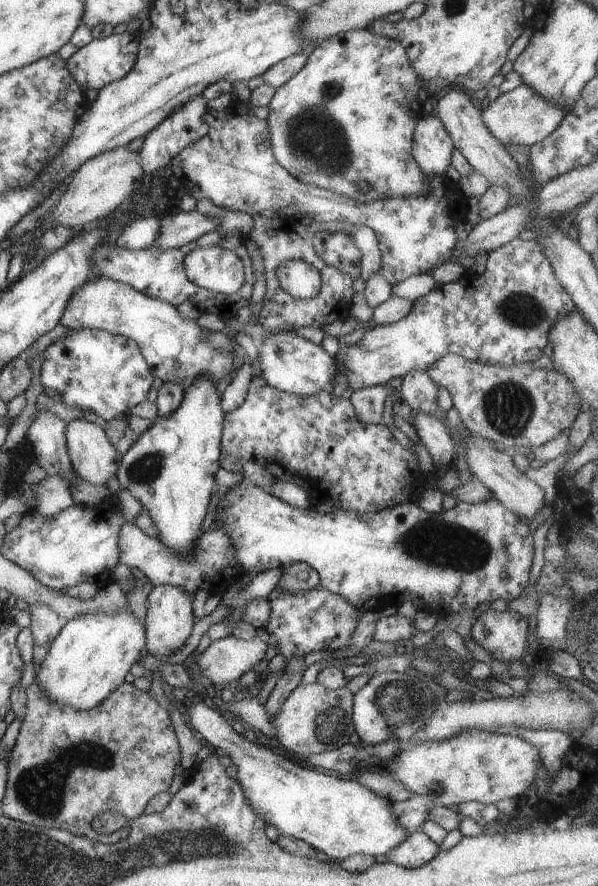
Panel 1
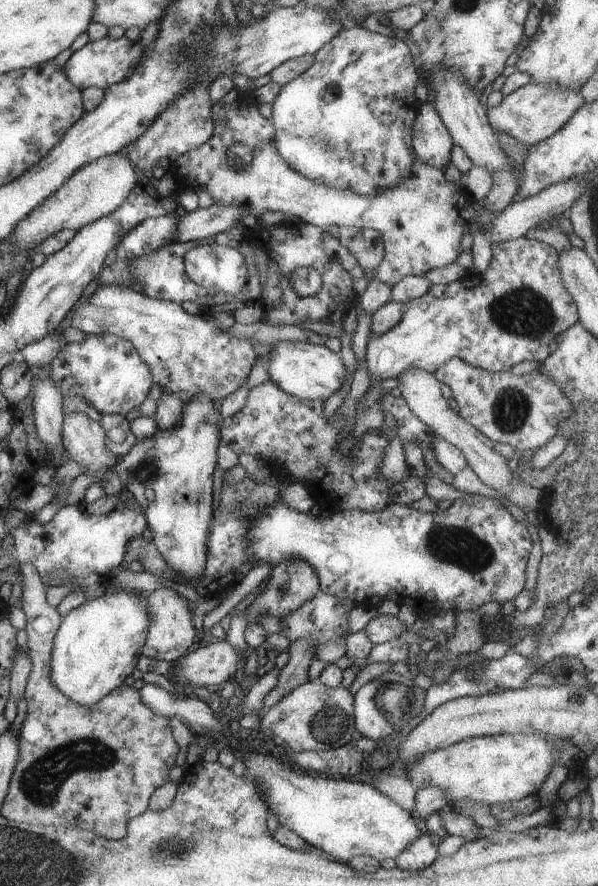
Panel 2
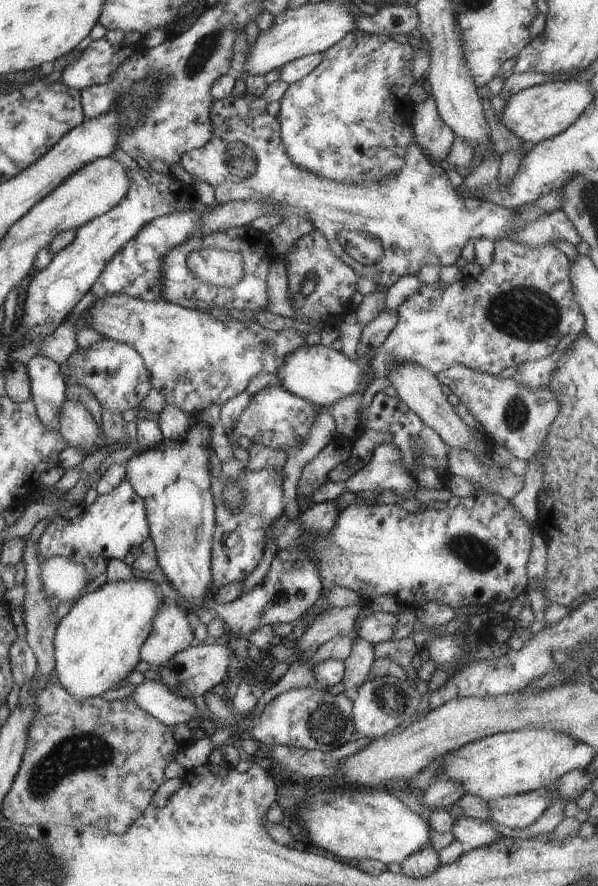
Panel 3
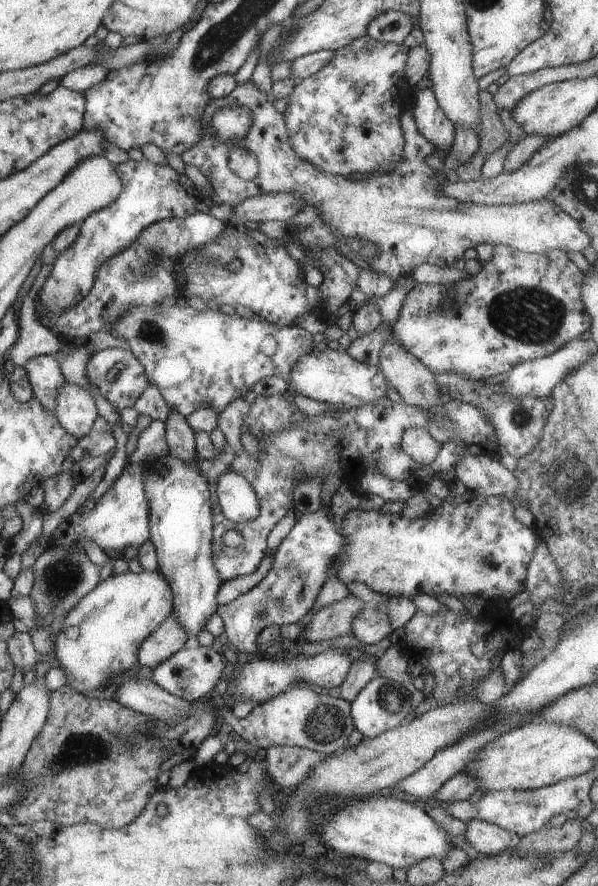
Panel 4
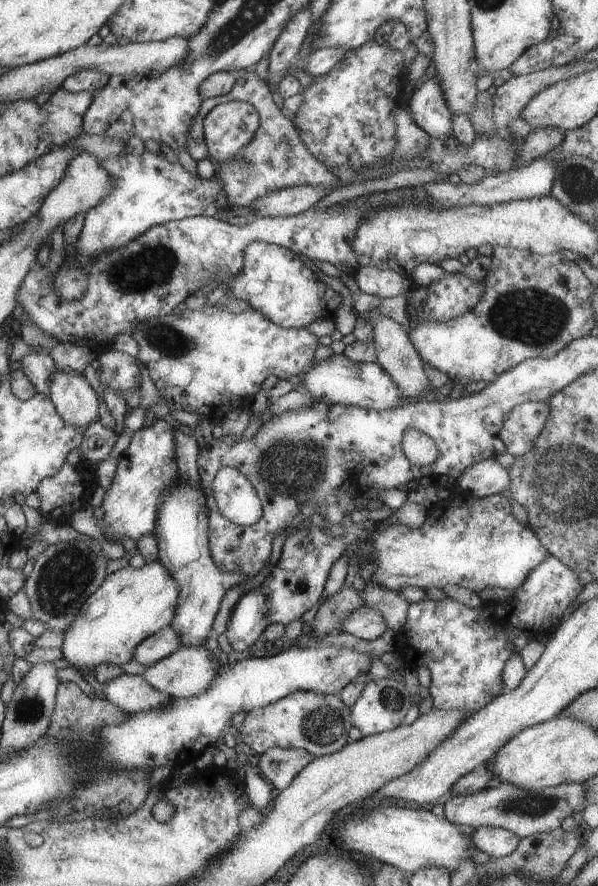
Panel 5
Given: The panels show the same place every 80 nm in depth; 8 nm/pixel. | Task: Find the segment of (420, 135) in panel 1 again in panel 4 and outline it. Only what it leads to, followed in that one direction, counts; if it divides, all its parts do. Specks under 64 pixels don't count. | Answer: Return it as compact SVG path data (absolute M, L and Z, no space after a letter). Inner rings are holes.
M432 89L419 91L410 105L418 132L431 142L436 150L450 150L455 137L455 124L440 110Z

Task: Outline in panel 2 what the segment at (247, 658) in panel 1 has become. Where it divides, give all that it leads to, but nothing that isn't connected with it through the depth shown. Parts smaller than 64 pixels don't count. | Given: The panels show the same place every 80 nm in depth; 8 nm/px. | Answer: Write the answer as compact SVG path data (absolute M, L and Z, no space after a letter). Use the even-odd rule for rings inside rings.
M225 638L208 646L200 645L196 652L180 657L174 662L175 672L179 680L186 679L196 686L219 685L230 680L247 654Z

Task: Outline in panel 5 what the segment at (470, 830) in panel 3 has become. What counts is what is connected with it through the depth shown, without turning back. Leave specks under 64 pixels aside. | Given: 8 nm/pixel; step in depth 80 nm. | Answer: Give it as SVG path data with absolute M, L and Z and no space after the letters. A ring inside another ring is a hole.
M478 827L471 840L475 848L491 858L505 857L516 850L520 837L502 827Z

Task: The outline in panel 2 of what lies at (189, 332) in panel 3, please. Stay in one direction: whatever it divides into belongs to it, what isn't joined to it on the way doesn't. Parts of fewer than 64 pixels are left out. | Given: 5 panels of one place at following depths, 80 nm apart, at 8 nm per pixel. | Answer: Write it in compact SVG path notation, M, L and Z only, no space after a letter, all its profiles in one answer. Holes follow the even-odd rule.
M100 285L96 287L95 292L89 298L82 297L77 302L76 305L72 307L70 325L75 329L82 330L86 335L89 334L113 334L114 336L119 336L120 338L129 340L138 351L138 354L141 356L141 359L149 366L151 370L151 375L153 381L159 384L163 390L163 392L172 393L178 395L183 402L188 402L190 399L193 399L196 395L210 395L211 399L216 402L219 398L224 398L228 396L228 393L234 392L237 388L240 388L246 380L248 380L248 375L250 374L250 370L252 365L254 364L256 358L262 358L262 362L260 363L265 367L267 364L267 360L270 356L271 348L275 344L265 343L263 340L257 341L249 339L238 339L230 333L227 333L226 329L220 330L218 326L211 324L210 322L206 322L200 315L191 315L188 312L182 309L181 304L169 301L169 300L156 300L146 296L144 293L140 291L135 291L132 287L125 287L122 285Z

